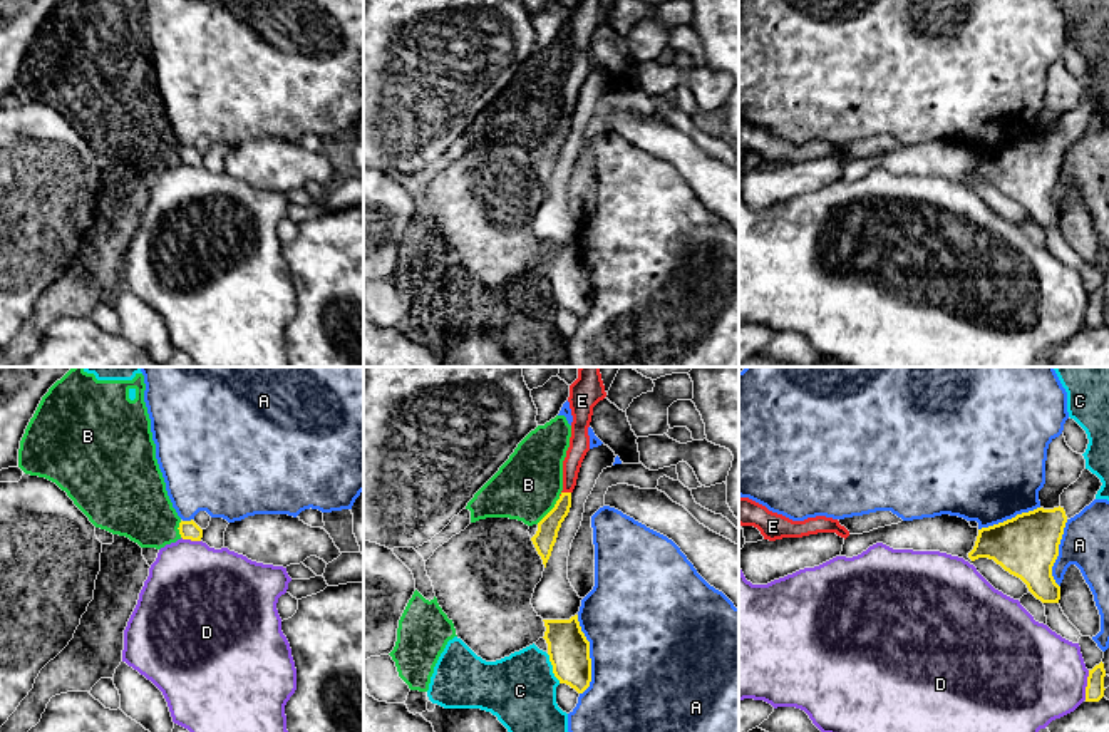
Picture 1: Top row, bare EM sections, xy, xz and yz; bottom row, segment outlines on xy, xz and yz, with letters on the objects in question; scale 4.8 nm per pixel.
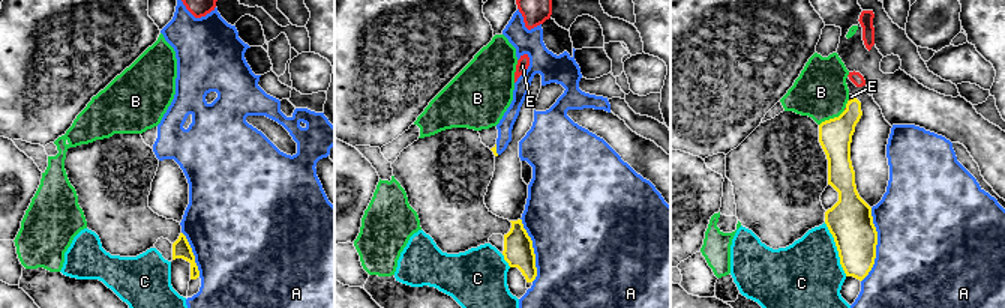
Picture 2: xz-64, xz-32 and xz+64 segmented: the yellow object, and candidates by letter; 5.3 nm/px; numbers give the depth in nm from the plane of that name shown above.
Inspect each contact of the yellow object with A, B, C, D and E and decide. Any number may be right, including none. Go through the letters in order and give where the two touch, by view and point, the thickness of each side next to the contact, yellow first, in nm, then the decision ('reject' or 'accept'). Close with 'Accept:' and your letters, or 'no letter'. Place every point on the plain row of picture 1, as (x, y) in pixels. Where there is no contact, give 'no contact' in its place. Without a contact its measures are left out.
A: contact xz (588, 280); calibres 200 and 480 nm; reject
B: contact xz (551, 134); calibres 110 and 320 nm; reject
C: contact xz (553, 293); calibres 200 and 340 nm; reject
D: contact yz (1088, 310); calibres 90 and 440 nm; reject
E: contact xz (565, 118); calibres 110 and 100 nm; accept
Accept: E

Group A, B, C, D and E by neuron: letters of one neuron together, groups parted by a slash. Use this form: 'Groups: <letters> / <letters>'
Groups: A / B / C / D / E

